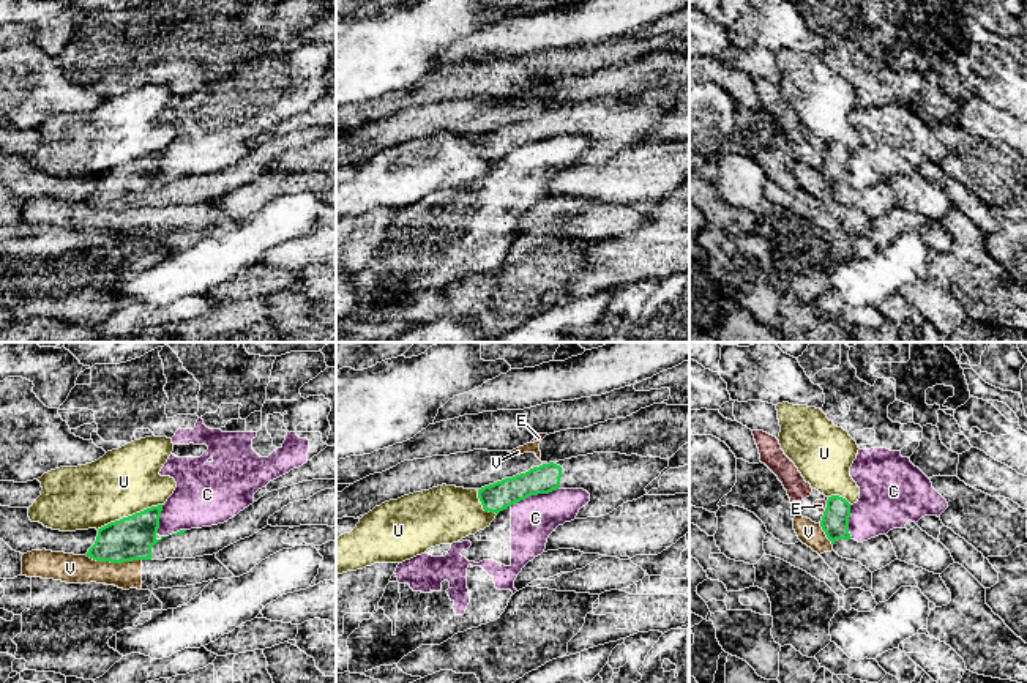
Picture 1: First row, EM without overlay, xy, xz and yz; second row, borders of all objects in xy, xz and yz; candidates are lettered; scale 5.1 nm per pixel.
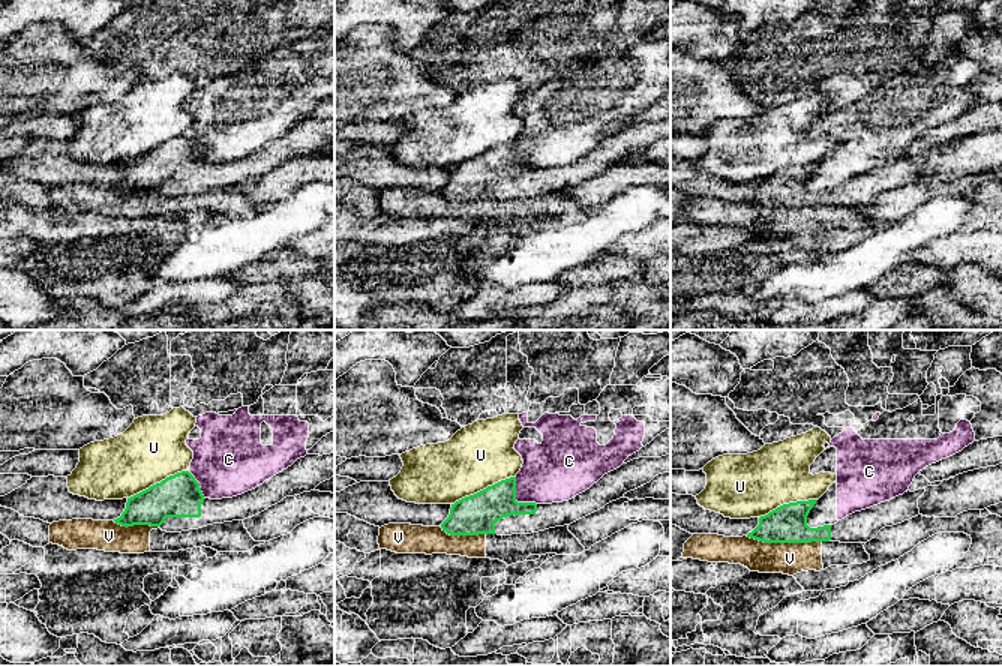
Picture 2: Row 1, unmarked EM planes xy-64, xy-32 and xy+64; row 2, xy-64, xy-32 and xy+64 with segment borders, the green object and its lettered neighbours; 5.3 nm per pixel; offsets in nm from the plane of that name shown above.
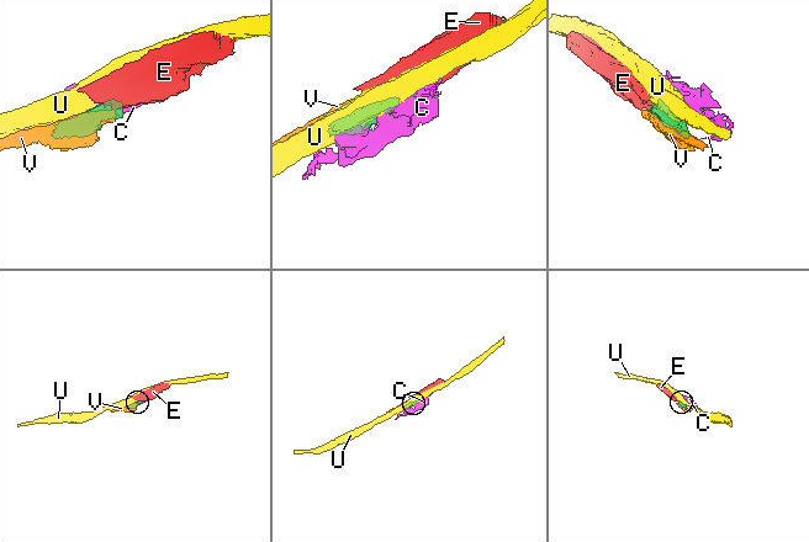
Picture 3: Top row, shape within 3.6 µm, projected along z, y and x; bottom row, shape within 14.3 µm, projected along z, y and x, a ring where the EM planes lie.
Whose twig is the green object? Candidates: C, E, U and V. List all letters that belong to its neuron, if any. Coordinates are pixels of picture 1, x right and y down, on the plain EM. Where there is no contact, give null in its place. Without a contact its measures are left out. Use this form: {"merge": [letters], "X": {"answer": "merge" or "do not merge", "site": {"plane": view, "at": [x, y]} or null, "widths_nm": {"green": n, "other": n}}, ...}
{"merge": [], "C": {"answer": "do not merge", "site": {"plane": "xz", "at": [534, 141]}, "widths_nm": {"green": 150, "other": 220}}, "E": {"answer": "do not merge", "site": {"plane": "yz", "at": [827, 152]}, "widths_nm": {"green": 140, "other": 60}}, "U": {"answer": "do not merge", "site": {"plane": "xy", "at": [128, 163]}, "widths_nm": {"green": 220, "other": 340}}, "V": {"answer": "do not merge", "site": {"plane": "xy", "at": [114, 209]}, "widths_nm": {"green": 220, "other": 150}}}

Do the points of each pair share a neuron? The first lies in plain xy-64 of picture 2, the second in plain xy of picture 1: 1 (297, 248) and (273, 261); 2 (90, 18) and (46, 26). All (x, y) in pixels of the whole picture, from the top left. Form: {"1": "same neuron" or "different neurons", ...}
{"1": "same neuron", "2": "same neuron"}

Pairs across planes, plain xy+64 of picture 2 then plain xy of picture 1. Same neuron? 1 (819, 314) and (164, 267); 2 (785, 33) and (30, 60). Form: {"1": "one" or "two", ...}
{"1": "two", "2": "two"}

